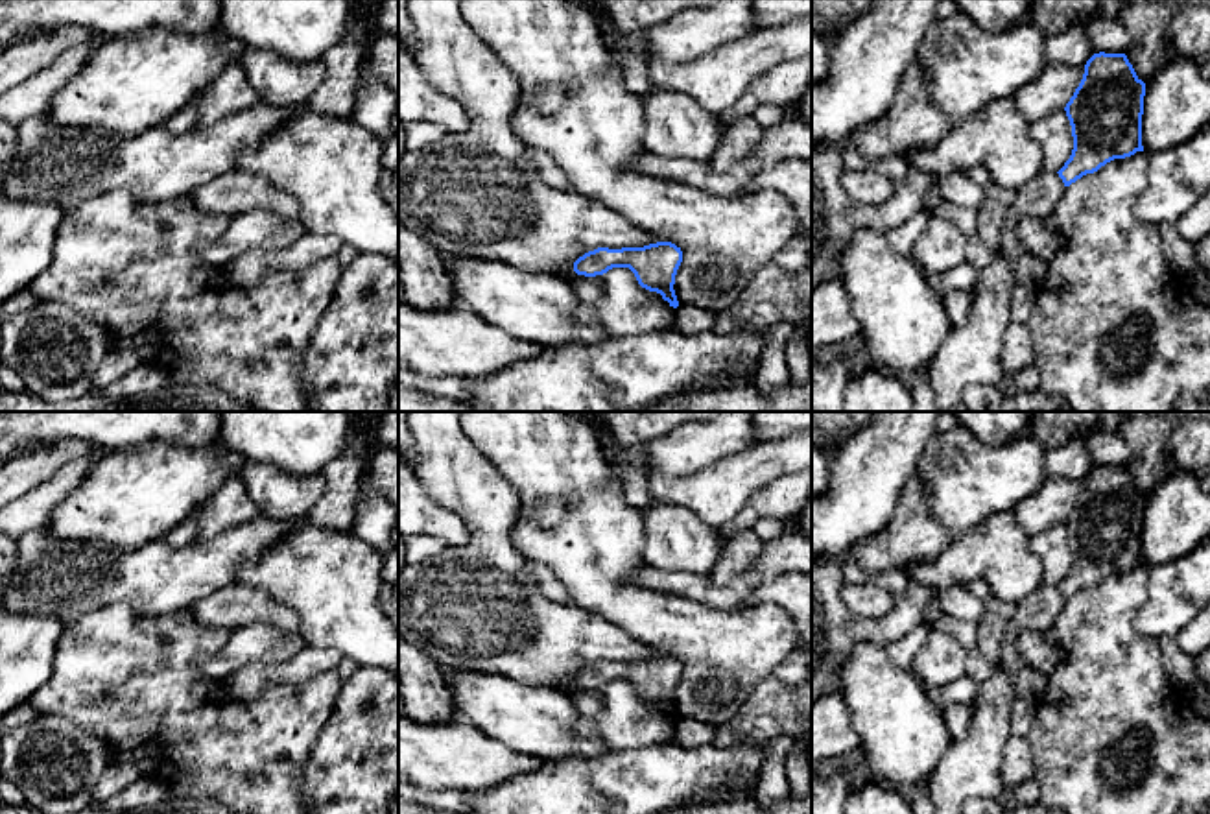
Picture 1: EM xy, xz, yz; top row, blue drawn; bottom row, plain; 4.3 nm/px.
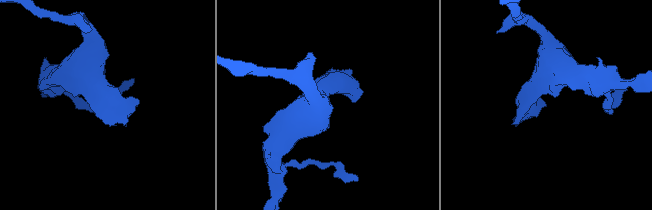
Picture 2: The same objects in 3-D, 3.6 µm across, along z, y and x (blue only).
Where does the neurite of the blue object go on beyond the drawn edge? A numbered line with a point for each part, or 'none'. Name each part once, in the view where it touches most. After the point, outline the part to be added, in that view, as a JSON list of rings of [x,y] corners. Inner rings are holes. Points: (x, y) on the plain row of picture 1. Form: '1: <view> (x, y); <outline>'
1: yz (971, 766); [[[1042,585],[1016,604],[1000,655],[1002,670],[981,685],[967,735],[952,740],[924,783],[935,814],[961,814],[968,799],[996,799],[1007,788],[1002,766],[1005,744],[1013,736],[1011,712],[1016,700],[1013,676],[1024,666],[1014,640],[1027,629],[1048,631],[1064,605],[1066,600],[1057,585]]]

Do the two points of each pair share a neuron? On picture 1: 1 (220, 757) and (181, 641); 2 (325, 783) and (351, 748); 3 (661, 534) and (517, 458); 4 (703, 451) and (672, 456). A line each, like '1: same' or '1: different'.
1: same
2: same
3: different
4: same

